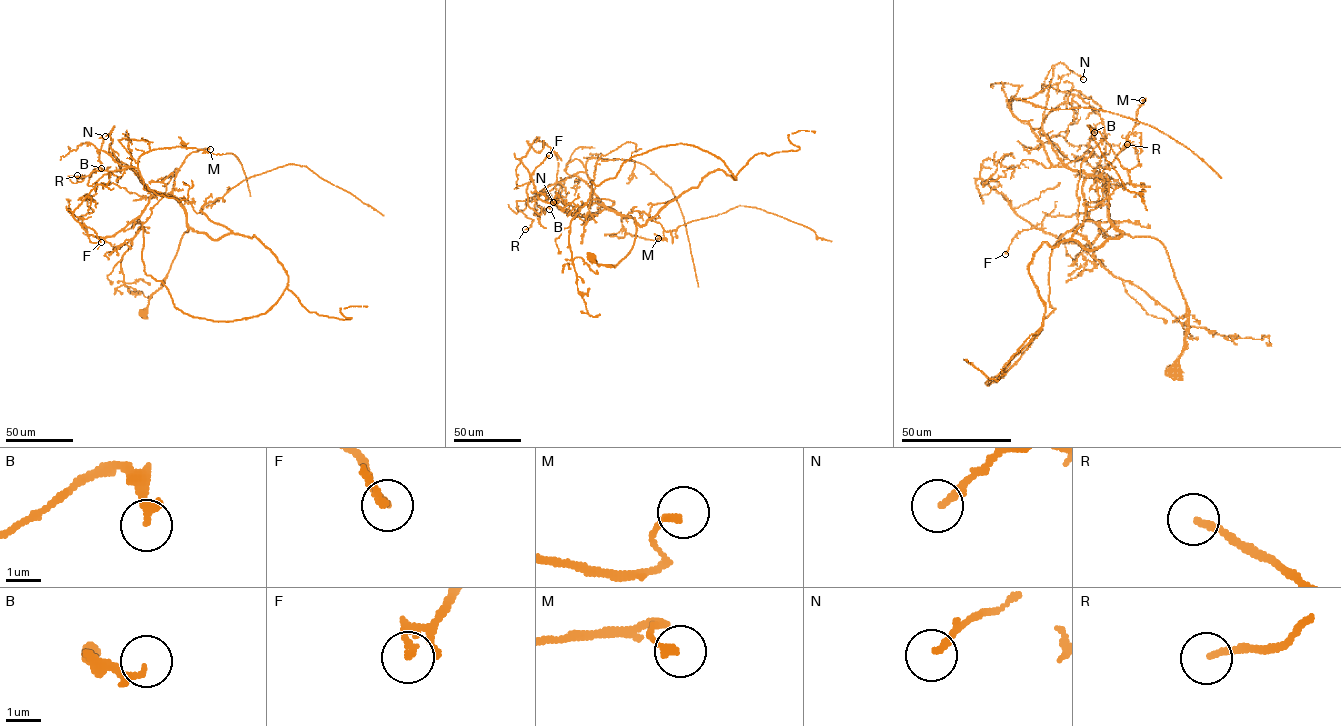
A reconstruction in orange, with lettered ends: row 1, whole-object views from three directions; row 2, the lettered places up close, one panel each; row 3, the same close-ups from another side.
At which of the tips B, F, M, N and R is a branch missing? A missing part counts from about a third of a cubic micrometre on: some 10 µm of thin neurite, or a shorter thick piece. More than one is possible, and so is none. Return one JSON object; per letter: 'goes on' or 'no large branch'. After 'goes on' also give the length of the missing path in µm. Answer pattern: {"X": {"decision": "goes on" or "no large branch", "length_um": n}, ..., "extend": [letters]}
{"B": {"decision": "no large branch"}, "F": {"decision": "no large branch"}, "M": {"decision": "no large branch"}, "N": {"decision": "no large branch"}, "R": {"decision": "no large branch"}, "extend": []}

